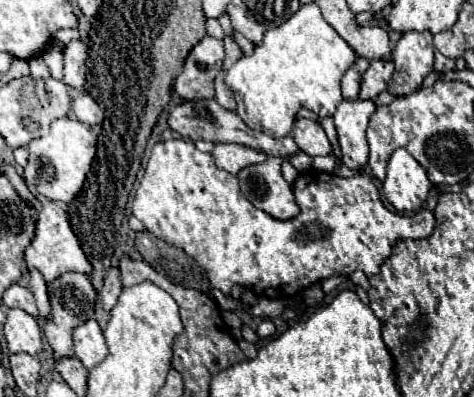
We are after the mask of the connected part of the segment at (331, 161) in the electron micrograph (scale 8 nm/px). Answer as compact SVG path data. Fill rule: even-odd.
M333 152L325 157L316 157L315 165L313 159L312 166L315 170L326 172L326 173L332 173L336 166L336 158Z

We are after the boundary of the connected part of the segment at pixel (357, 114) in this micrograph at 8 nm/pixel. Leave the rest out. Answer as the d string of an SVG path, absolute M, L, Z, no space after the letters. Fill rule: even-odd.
M344 100L334 112L334 124L342 150L342 164L350 170L360 170L368 162L366 126L376 106L372 100Z

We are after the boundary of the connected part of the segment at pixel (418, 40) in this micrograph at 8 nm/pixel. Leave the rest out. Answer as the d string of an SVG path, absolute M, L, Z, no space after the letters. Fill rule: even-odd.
M406 32L392 50L394 70L394 96L410 96L416 92L424 78L434 70L434 46L428 32Z

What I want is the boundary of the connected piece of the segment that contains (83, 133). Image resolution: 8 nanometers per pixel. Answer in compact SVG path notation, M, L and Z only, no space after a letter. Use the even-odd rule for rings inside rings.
M58 118L52 122L52 128L46 136L28 144L28 166L24 168L24 180L40 196L68 204L80 192L94 154L96 136L88 130L88 126L72 118Z

